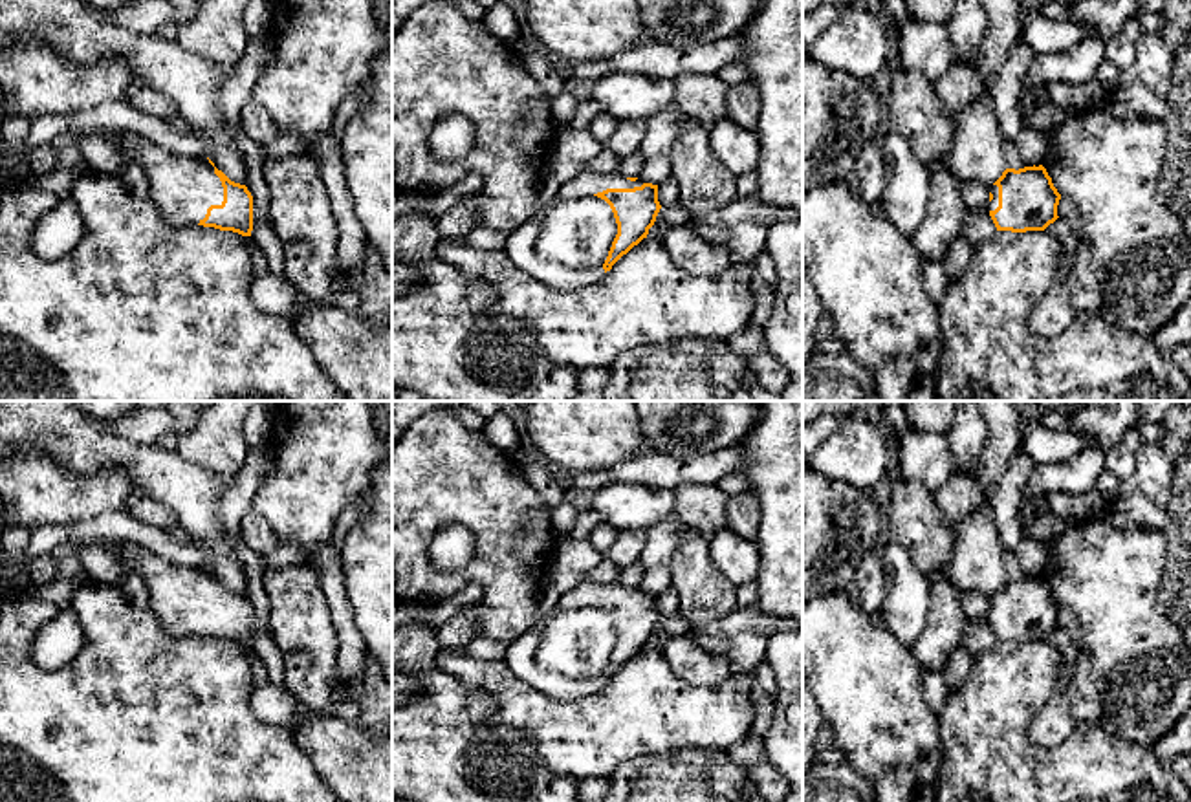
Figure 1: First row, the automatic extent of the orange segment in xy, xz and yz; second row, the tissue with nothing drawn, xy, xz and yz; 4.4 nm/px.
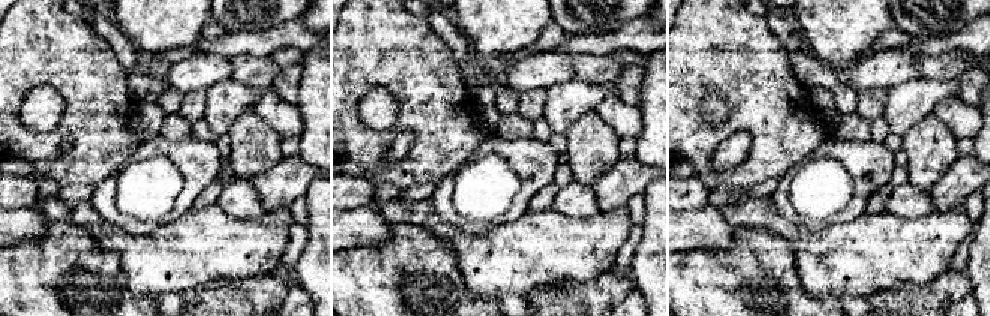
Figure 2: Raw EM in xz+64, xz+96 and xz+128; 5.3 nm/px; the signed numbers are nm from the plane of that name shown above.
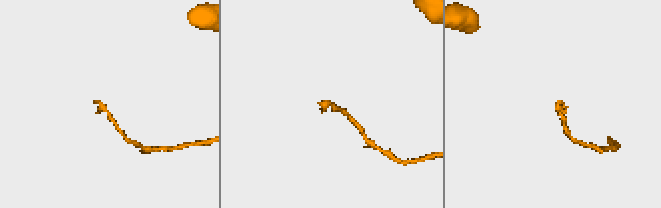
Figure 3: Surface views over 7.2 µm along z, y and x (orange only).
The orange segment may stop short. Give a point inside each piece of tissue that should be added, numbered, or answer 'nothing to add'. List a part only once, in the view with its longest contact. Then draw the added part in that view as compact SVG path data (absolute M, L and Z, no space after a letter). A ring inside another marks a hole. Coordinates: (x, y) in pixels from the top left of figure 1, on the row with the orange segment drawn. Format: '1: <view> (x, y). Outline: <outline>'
1: xy (182, 187). Outline: M128 132L119 150L143 167L150 181L148 198L169 225L198 225L211 205L222 205L224 187L207 157L170 154Z

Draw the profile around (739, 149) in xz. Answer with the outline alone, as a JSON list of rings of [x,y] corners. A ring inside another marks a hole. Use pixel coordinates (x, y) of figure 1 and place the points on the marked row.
[[[724,117],[709,126],[709,143],[720,163],[735,176],[757,170],[760,161],[757,130],[744,128]]]

